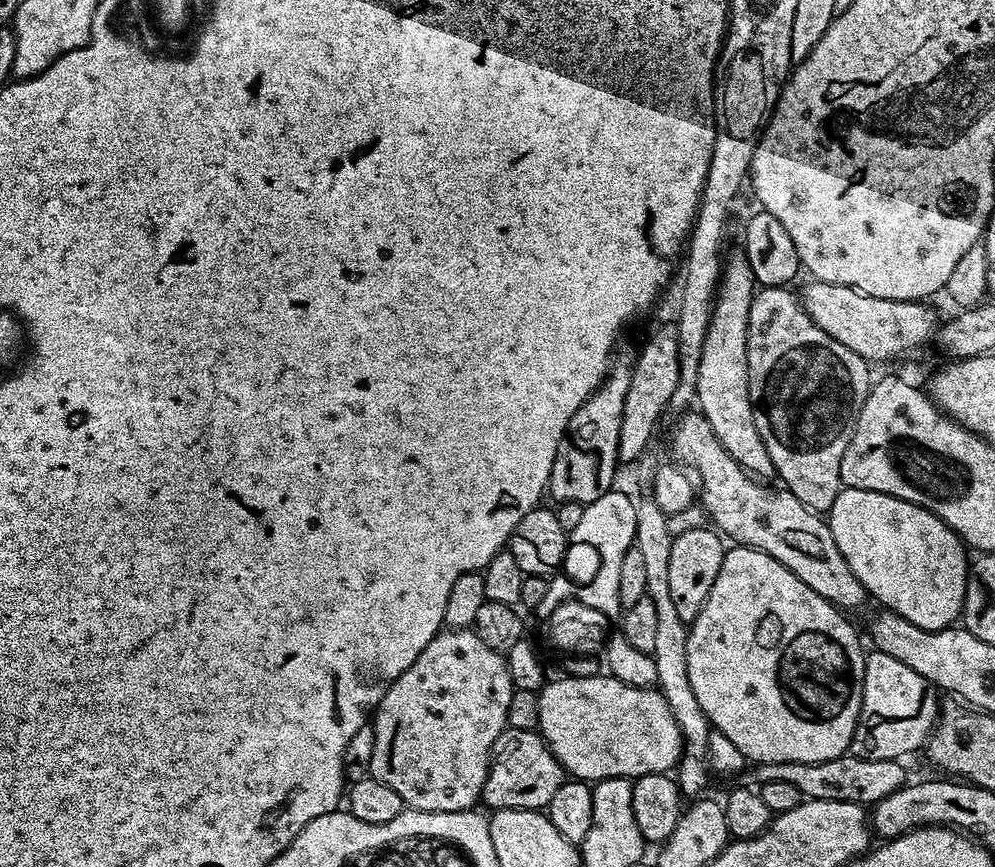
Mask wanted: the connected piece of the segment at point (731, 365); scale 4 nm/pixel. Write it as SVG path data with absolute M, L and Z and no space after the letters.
M736 250L729 256L727 253L712 302L712 317L708 322L706 340L702 342L695 403L698 405L700 415L706 418L706 422L710 422L710 430L714 430L714 438L718 438L726 454L730 454L730 458L734 458L734 462L738 462L738 466L746 469L750 476L768 482L776 476L776 471L770 462L770 454L766 454L766 446L762 446L758 426L754 426L754 410L750 402L750 386L748 385L748 319L750 318L750 302L757 291L756 279L743 251Z

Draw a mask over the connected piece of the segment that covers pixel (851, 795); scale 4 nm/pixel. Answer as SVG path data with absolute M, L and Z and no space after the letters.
M845 754L830 758L826 762L778 762L777 764L756 764L752 776L757 785L766 782L790 782L797 787L801 797L826 802L854 802L871 806L894 794L906 783L903 763L900 760L871 760Z

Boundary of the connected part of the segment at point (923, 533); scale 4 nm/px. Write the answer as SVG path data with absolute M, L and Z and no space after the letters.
M841 487L838 498L834 498L834 506L826 514L826 519L829 530L834 534L834 542L842 554L842 558L846 558L850 570L858 578L858 582L864 588L865 593L869 597L873 596L880 603L880 606L883 606L889 612L898 613L902 618L906 618L906 622L914 622L914 626L918 626L922 630L930 630L931 632L953 627L961 619L964 611L964 595L968 585L968 573L970 571L970 556L967 556L969 553L966 551L964 541L957 536L953 528L947 528L943 520L939 520L936 515L932 512L927 512L922 506L911 504L902 498L894 498L890 494L882 494L881 492L846 487Z

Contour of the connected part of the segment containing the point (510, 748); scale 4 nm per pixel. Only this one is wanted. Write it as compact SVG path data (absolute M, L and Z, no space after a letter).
M507 727L502 734L498 734L492 747L482 804L485 804L483 807L488 810L497 808L517 808L531 812L544 810L565 779L564 767L548 748L539 731Z

